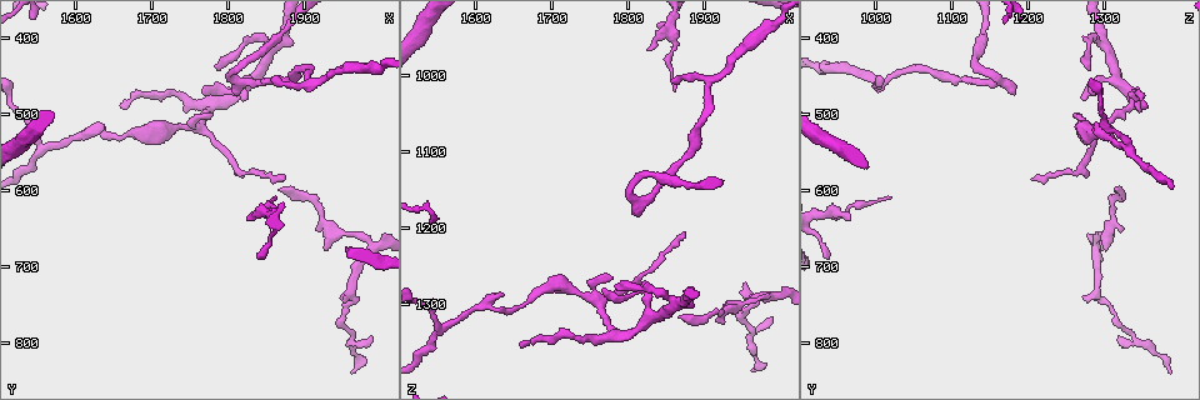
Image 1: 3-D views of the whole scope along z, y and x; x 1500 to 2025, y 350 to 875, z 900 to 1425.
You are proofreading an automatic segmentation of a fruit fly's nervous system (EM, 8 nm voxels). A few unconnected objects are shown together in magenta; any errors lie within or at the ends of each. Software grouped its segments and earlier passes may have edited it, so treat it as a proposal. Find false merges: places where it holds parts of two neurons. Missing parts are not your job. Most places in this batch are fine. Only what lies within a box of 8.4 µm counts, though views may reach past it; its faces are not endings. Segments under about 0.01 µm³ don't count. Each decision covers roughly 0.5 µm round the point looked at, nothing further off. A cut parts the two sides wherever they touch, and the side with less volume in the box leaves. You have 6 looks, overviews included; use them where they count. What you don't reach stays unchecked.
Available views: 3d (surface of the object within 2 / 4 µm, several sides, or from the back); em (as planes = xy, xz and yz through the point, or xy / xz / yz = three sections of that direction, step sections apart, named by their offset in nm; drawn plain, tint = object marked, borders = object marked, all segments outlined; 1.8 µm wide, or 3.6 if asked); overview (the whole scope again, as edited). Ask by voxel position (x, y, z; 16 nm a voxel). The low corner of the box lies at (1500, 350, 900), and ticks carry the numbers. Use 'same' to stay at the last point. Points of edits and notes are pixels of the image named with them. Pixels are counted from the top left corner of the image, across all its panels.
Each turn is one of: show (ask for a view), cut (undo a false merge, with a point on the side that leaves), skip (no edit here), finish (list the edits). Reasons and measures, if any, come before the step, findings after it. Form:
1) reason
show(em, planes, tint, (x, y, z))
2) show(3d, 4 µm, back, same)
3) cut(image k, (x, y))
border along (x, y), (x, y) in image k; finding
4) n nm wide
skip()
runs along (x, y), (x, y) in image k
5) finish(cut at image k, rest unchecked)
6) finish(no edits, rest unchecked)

branch point
show(3d, 2 µm, (1555, 540, 1325))

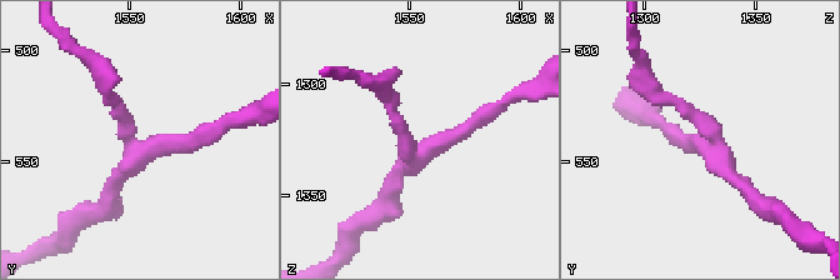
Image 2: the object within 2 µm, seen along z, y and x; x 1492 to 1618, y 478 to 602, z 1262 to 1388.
3 arms
show(em, yz, step 16, tint, (1558, 543, 1327))

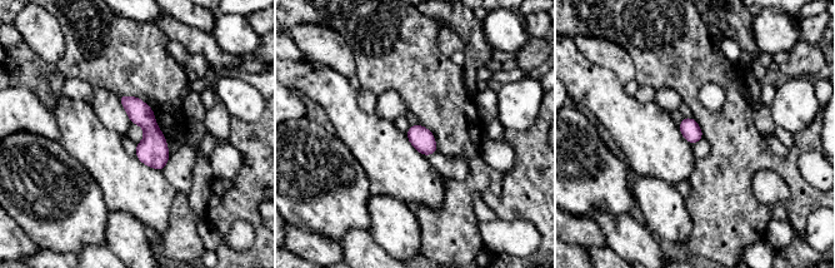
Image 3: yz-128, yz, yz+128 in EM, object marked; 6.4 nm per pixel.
cut it another way
show(em, planes, tint, same)

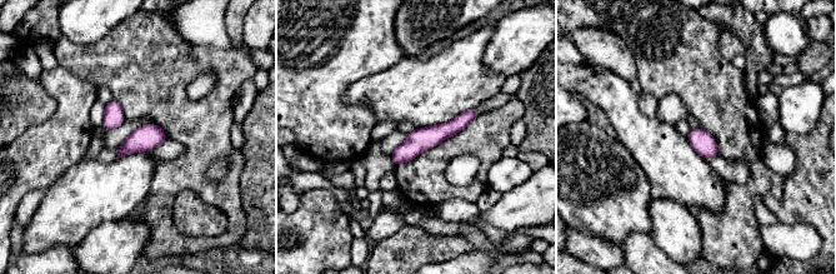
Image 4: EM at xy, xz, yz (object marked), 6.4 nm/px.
140 nm wide
skip()
runs along (475, 111), (395, 159) in image 4; all the same neuron

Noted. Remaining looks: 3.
three arms meet
show(em, planes, tint, (1750, 515, 1290))

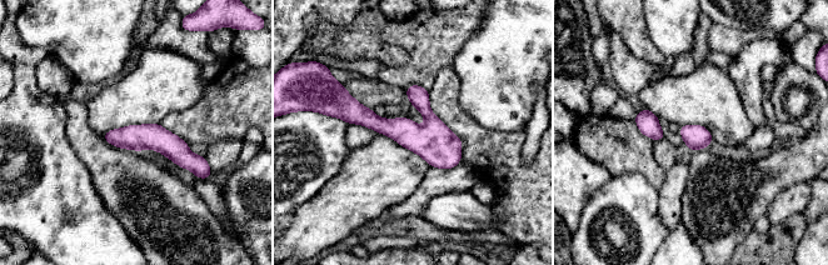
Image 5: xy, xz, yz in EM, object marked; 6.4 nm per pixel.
skip()
runs along (343, 108), (434, 141), (458, 158) in image 5; all the same neuron

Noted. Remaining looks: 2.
abrupt turn
show(em, 3.6 µm, xy, step 4, tint, (1805, 455, 1160))

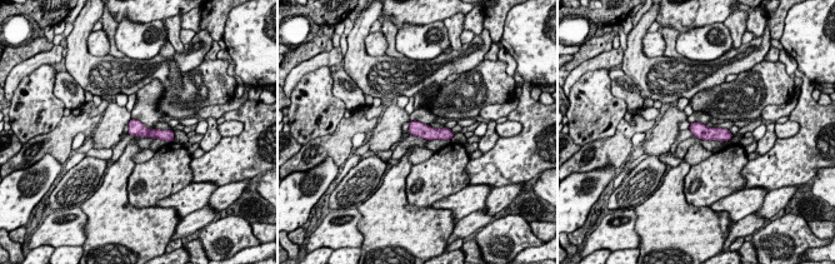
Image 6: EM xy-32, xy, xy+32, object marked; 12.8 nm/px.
cut it another way
show(em, 3.6 µm, planes, tint, same)

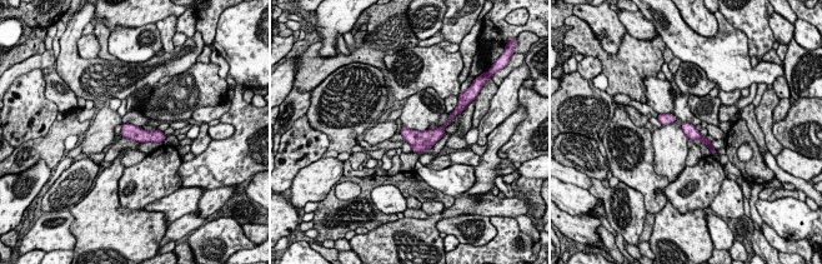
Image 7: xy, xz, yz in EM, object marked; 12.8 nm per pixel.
skip()
runs along (124, 126), (139, 135), (161, 138) in image 7; one neuron here

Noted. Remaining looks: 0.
finish(no edits, rest unchecked)

